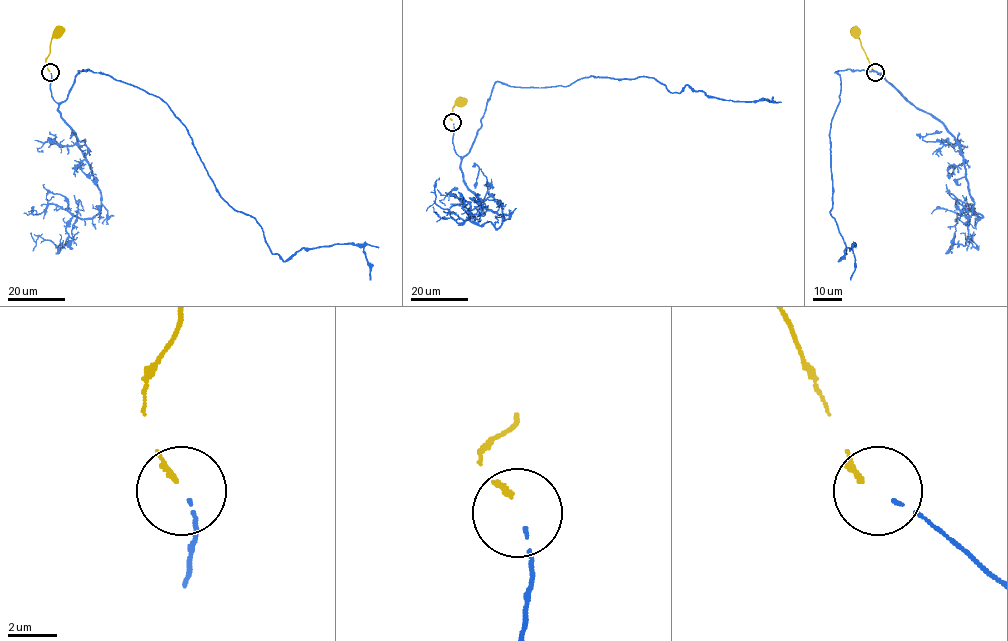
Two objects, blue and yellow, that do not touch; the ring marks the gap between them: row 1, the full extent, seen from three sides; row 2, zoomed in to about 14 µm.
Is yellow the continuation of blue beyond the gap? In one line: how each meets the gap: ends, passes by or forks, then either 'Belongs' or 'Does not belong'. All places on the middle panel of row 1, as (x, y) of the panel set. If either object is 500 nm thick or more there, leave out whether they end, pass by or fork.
At the ring blue ends. At the ring yellow ends. Belongs

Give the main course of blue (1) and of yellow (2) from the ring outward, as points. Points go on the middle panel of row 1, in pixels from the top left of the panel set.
1: (453, 124), (454, 150), (464, 156), (497, 81), (643, 76), (670, 92), (689, 85), (736, 101), (772, 96)
2: (452, 120), (448, 115), (460, 103)

